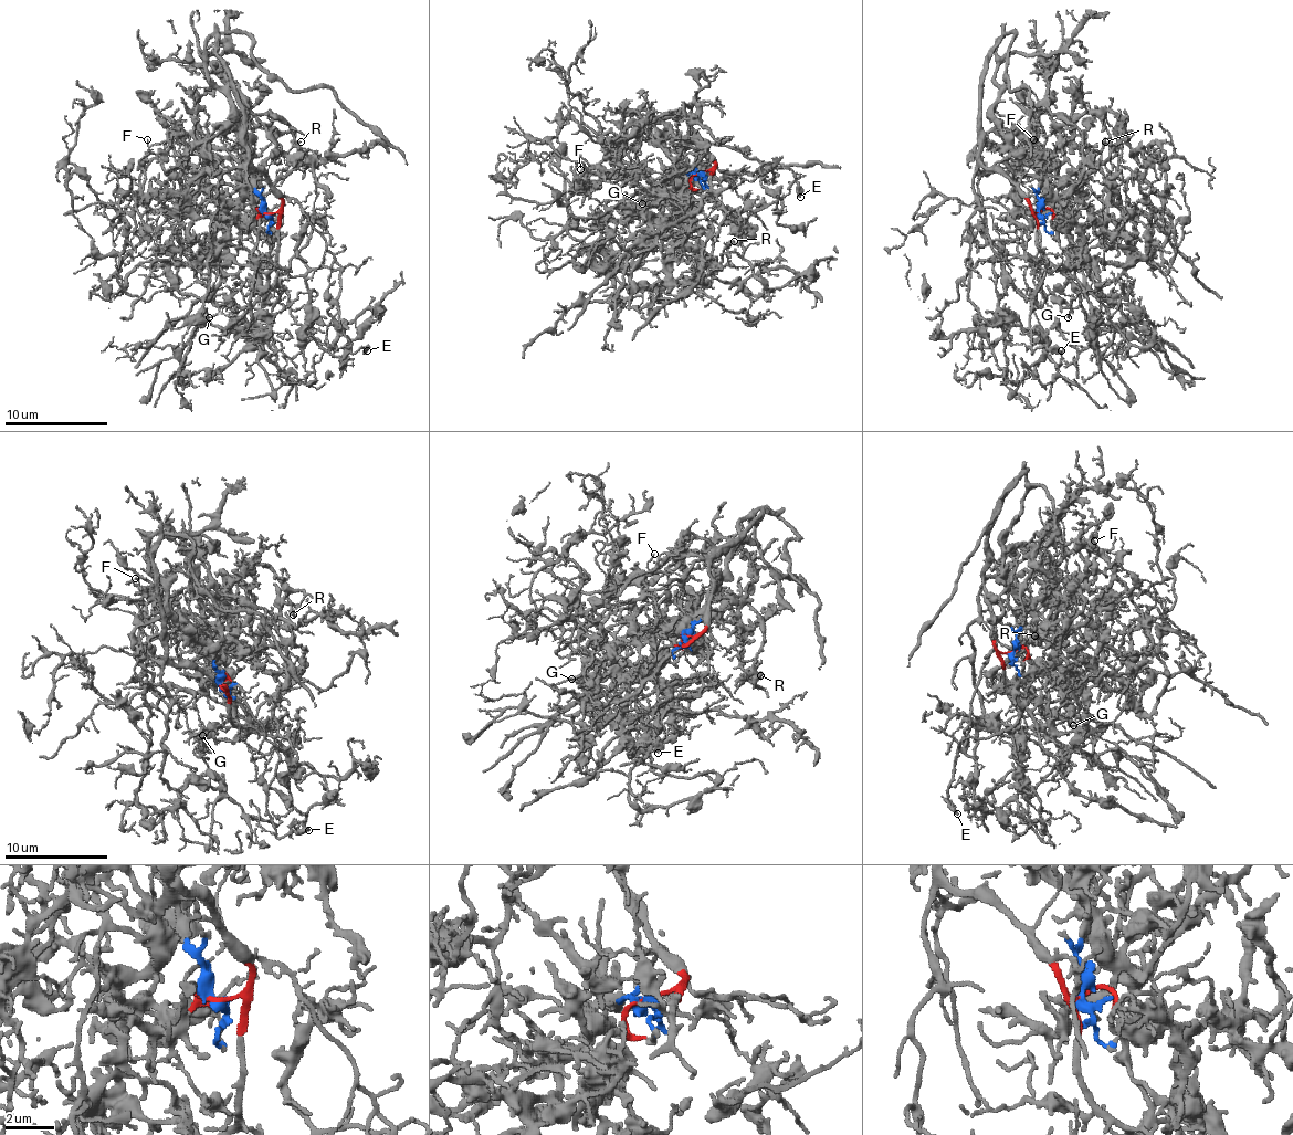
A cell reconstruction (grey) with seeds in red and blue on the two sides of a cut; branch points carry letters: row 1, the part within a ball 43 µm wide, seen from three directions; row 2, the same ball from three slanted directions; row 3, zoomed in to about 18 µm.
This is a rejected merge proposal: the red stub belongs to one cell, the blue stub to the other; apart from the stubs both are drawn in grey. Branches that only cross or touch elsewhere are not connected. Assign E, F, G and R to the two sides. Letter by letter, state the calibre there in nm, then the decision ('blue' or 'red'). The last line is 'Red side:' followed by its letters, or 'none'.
E: 360 nm | red
F: 110 nm | blue
G: 150 nm | red
R: 150 nm | blue
Red side: E, G

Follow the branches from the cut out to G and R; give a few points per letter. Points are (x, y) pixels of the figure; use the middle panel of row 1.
G: (698, 172), (712, 170), (701, 207), (685, 214), (665, 196), (652, 207), (642, 203)
R: (698, 172), (685, 176), (673, 196), (677, 250), (689, 261), (722, 265), (735, 240)

